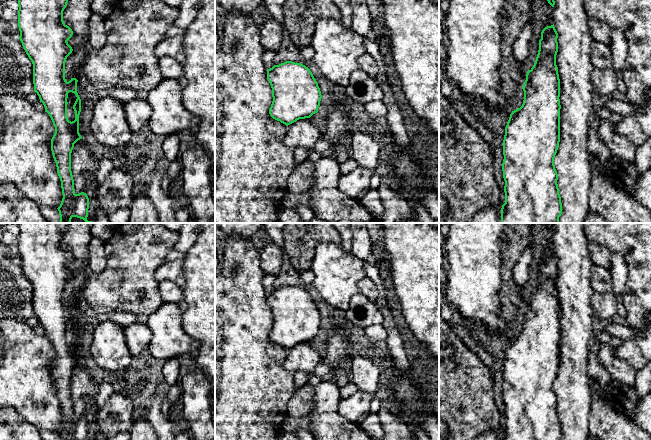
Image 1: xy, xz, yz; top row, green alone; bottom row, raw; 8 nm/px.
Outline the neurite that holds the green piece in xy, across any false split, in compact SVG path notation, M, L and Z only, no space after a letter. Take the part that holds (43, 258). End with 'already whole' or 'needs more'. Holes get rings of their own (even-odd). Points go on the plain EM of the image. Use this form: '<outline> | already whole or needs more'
M18 223L18 251L20 255L19 263L22 270L33 288L33 308L34 316L39 320L40 326L45 331L55 351L55 357L51 363L51 375L57 391L57 397L61 405L62 412L62 425L57 432L60 440L88 440L89 422L86 417L75 417L74 403L71 395L71 377L74 368L82 363L79 357L79 339L81 336L81 323L77 317L76 302L71 302L70 305L65 303L65 286L67 281L72 277L73 273L68 268L68 264L72 261L73 255L63 245L63 235L68 227L67 223ZM72 316L76 319L77 323L73 329L75 335L75 344L69 345L67 342L67 322L68 317Z | already whole

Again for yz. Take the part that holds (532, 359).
M545 251L541 256L539 274L533 291L527 295L523 308L524 324L520 332L512 335L505 351L503 364L502 387L505 405L505 427L501 432L501 440L561 440L562 427L557 408L558 398L554 382L560 366L560 303L556 289L558 276L558 257L554 251Z | already whole

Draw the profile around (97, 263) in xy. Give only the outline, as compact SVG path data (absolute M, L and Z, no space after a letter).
M92 237L89 246L89 268L91 272L100 273L104 271L107 262L107 256L105 253L104 242Z

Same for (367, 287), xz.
M367 276L361 279L357 284L360 292L369 300L376 302L378 297L378 289L375 283Z

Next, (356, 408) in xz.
M358 390L348 398L341 399L338 413L347 421L361 424L370 414L370 403L373 395Z

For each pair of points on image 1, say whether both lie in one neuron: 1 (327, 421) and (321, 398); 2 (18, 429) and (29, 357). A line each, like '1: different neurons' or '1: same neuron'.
1: same neuron
2: different neurons

